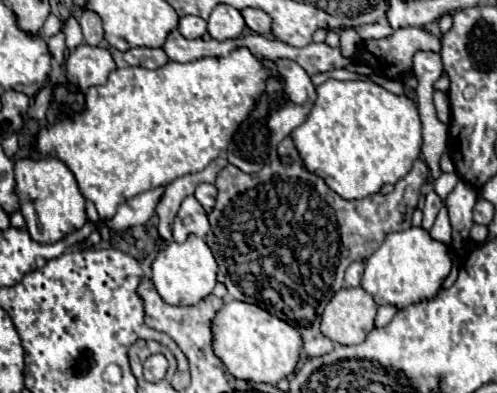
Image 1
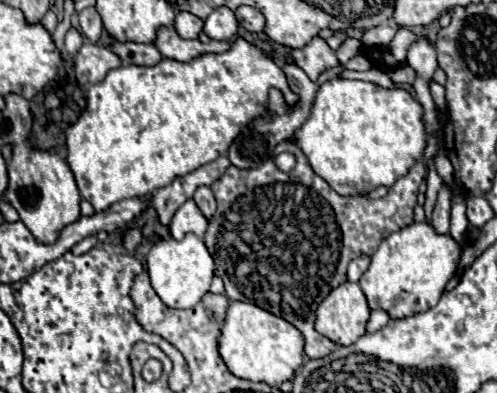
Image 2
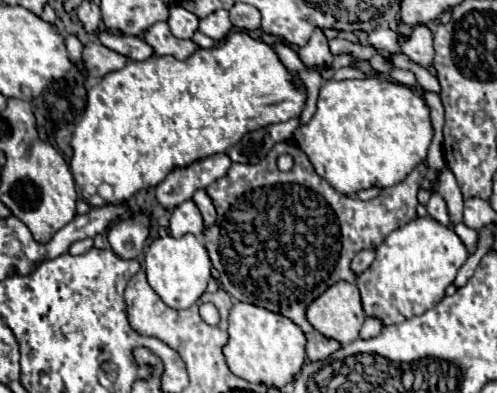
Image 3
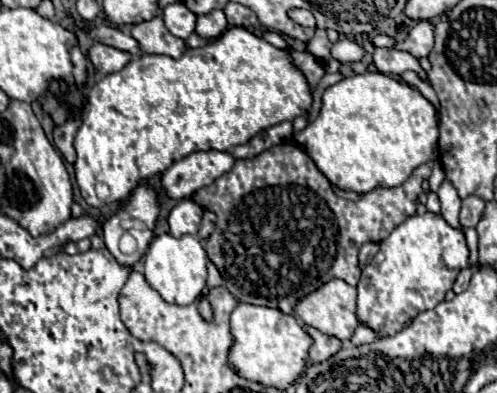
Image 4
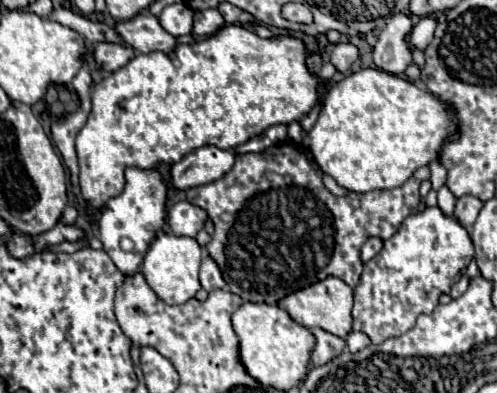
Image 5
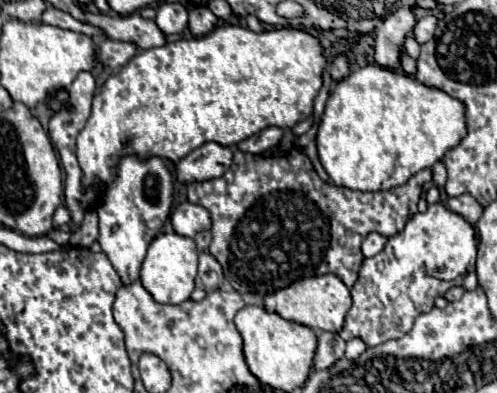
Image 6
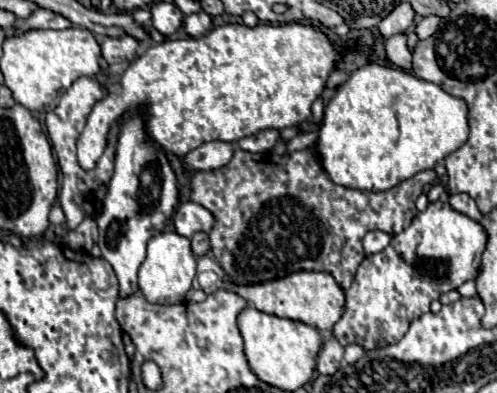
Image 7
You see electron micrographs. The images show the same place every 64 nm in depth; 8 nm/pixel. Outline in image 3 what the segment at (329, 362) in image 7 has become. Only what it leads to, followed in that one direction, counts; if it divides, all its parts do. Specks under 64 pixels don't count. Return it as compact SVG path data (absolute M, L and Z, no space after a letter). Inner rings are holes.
M292 142L276 144L272 152L268 152L264 162L260 164L232 164L226 176L222 176L220 180L212 182L206 188L206 192L210 194L216 206L218 218L216 218L216 224L204 232L204 244L214 268L220 272L222 288L240 302L262 306L270 312L278 312L290 318L304 332L308 340L306 344L308 358L312 362L328 358L332 352L340 348L340 344L336 340L328 340L326 336L322 336L320 332L312 328L312 324L306 318L308 304L312 304L316 296L322 296L332 284L340 280L354 282L354 274L350 272L352 258L360 250L368 250L368 248L374 250L388 236L388 232L406 224L406 216L408 216L408 222L416 218L416 206L418 206L416 194L420 190L420 182L424 176L426 176L426 166L418 164L408 174L406 180L390 188L384 188L380 198L364 202L364 200L350 198L336 192L324 178L320 178L314 172L308 156ZM280 152L292 154L294 168L290 172L278 170L276 158ZM222 250L234 250L234 254L226 256L222 254Z

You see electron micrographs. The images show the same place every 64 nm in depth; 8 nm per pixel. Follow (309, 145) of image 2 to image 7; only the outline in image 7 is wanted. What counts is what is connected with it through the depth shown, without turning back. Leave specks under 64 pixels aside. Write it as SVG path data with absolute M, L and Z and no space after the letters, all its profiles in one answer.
M368 64L350 74L350 78L336 88L324 110L320 126L318 154L322 168L330 180L356 190L384 192L396 184L412 178L414 174L434 168L450 152L458 150L468 138L468 108L462 98L450 96L440 86L420 80L400 68Z

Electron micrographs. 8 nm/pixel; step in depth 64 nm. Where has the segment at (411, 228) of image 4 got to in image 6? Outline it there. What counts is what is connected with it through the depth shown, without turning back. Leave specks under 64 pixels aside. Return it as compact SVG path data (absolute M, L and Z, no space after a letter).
M440 202L428 206L424 214L412 216L402 232L388 238L380 254L364 260L358 282L350 290L352 308L340 336L344 340L358 336L368 346L404 336L416 316L434 308L438 296L444 296L454 284L462 284L466 272L474 268L476 244L474 228Z

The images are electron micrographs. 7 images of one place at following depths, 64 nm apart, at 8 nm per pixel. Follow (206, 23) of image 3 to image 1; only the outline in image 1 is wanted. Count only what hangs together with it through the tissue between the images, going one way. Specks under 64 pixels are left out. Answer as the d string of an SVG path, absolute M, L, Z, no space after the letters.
M218 4L210 18L208 18L208 32L214 40L230 40L242 36L244 30L244 18L240 10L228 6L228 4Z

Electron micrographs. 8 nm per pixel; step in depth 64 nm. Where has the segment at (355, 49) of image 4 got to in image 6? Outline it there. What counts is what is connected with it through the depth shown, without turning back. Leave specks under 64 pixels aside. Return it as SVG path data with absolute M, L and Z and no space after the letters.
M336 54L330 62L330 74L334 80L342 80L350 74L350 58L346 54Z

